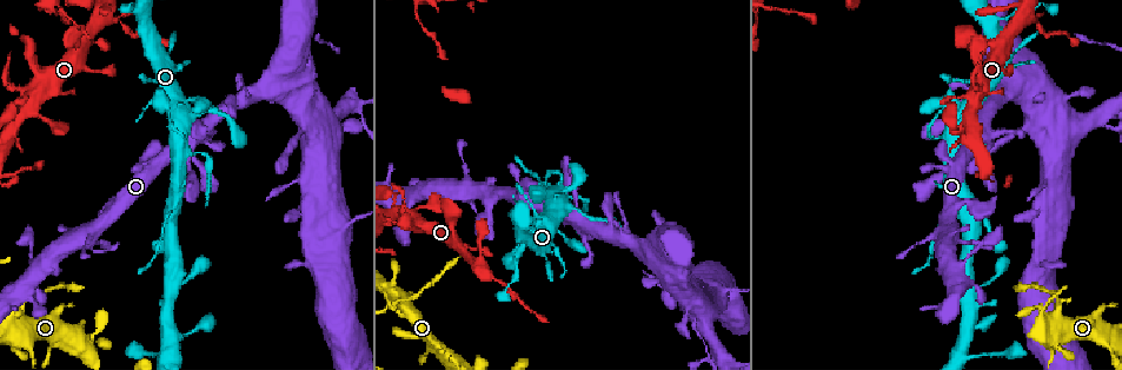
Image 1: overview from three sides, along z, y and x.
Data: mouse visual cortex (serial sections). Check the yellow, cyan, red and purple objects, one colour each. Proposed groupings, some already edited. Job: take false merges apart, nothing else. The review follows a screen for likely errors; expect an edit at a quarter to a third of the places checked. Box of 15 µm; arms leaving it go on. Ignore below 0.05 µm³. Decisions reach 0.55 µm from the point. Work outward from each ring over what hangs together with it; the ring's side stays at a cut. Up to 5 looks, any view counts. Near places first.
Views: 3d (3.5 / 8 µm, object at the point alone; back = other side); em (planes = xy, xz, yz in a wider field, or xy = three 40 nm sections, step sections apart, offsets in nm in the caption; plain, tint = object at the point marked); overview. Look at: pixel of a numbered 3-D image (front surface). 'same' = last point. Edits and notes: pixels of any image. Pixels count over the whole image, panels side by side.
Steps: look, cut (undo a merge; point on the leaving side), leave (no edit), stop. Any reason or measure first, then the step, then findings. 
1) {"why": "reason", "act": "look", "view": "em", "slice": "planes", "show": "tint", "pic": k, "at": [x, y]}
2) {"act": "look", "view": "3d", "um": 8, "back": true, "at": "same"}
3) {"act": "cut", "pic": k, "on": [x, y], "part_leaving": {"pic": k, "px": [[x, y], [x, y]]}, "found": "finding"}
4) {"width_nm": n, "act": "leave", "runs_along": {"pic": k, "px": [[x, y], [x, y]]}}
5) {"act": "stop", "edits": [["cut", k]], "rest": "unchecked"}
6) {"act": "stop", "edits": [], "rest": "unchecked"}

{"why": "sudden change in width", "act": "look", "view": "3d", "um": 3.5, "pic": 1, "at": [493, 279]}

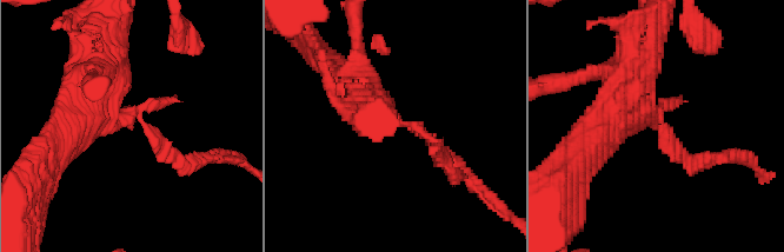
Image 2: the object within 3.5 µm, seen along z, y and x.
{"why": "now the EM", "act": "look", "view": "em", "slice": "xy", "step": 5, "show": "tint", "pic": 2, "at": [659, 120]}

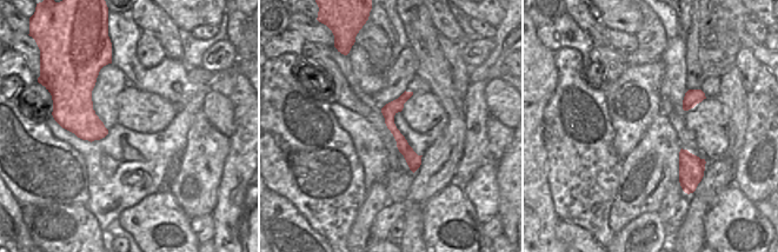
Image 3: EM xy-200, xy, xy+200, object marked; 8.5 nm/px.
{"act": "leave", "runs_along": {"pic": 2, "px": [[343, 74], [385, 114], [454, 159]]}, "found": "continuous, no second cell"}

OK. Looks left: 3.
{"why": "sharp bend", "act": "look", "view": "3d", "um": 3.5, "back": true, "pic": 1, "at": [560, 187]}

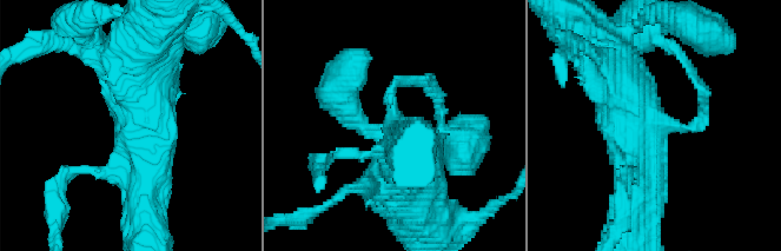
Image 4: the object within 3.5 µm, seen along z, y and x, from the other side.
{"why": "need the tissue", "act": "look", "view": "em", "slice": "xy", "step": 2, "show": "tint", "pic": 4, "at": [395, 126]}

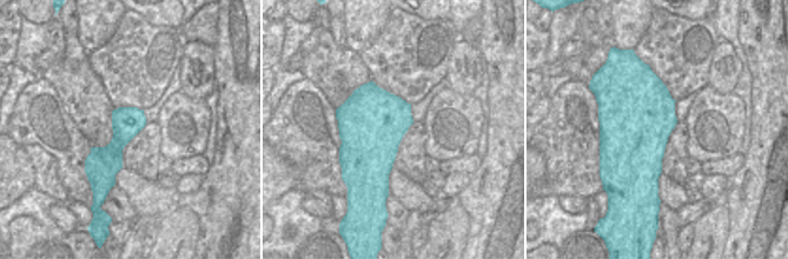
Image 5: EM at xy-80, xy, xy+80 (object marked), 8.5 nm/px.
{"why": "another direction", "act": "look", "view": "em", "slice": "xy", "step": 1, "show": "tint", "at": "same"}

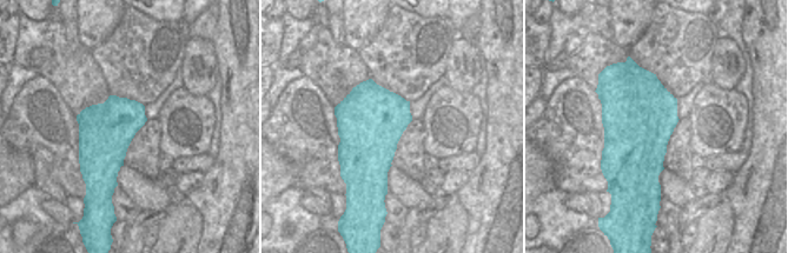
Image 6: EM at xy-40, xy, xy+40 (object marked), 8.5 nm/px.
{"act": "leave", "found": "all the same cell"}

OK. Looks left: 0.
{"act": "stop", "edits": [], "rest": "unchecked"}

